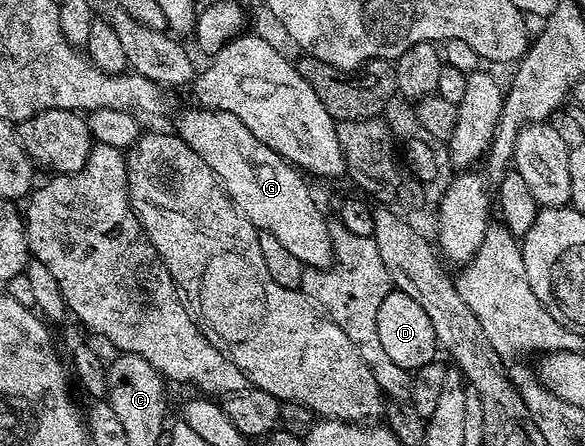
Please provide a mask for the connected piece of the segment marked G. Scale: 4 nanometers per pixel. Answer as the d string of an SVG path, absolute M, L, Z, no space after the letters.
M193 105L178 117L175 131L207 161L230 201L258 232L271 233L306 267L324 269L333 265L330 220L325 219L320 205L313 200L313 191L305 184L306 176L275 149L263 145L239 116Z

